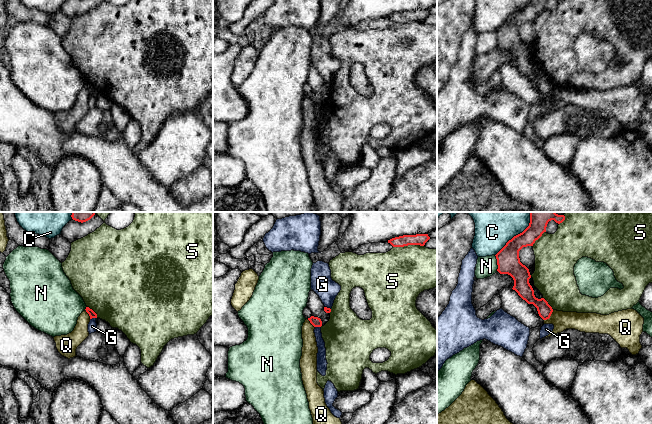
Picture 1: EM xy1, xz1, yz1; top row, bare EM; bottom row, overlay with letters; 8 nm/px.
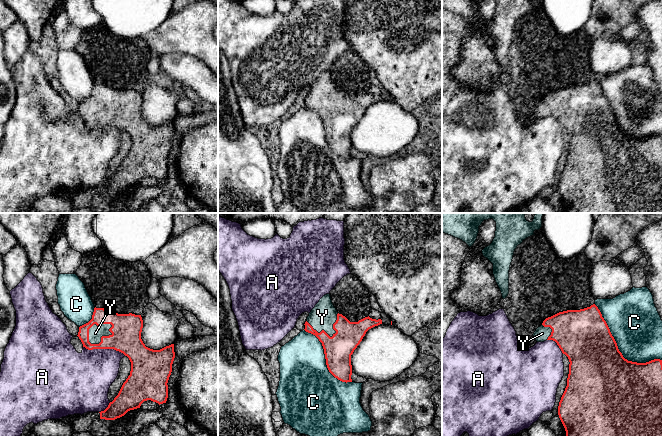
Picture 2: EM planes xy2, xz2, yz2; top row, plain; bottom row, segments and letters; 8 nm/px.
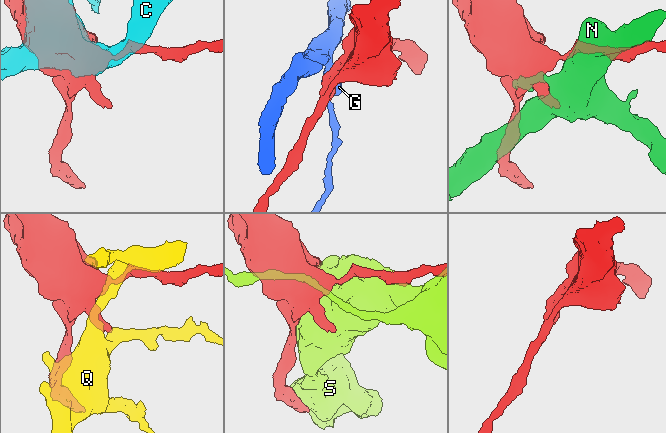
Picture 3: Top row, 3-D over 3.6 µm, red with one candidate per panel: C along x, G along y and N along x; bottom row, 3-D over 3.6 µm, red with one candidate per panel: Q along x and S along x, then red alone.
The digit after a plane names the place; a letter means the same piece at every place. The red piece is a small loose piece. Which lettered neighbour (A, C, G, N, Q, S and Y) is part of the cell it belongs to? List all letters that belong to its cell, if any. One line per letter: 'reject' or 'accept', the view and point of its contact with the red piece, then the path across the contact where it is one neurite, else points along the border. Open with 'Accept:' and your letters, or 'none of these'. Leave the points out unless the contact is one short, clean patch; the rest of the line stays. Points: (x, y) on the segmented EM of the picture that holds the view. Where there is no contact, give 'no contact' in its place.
Accept: Y
A: reject | xy2 (104, 348)
C: reject | yz2 (618, 349)
G: reject | xy1 (92, 317) | along xy1 (95, 317), (90, 319)
N: reject | yz1 (497, 263)
Q: reject | yz1 (550, 315) | along yz1 (553, 310), (551, 315), (544, 320)
S: reject | xz1 (408, 244)
Y: accept | xy2 (94, 323) | across xy2 (124, 329), (94, 323), (95, 333)

